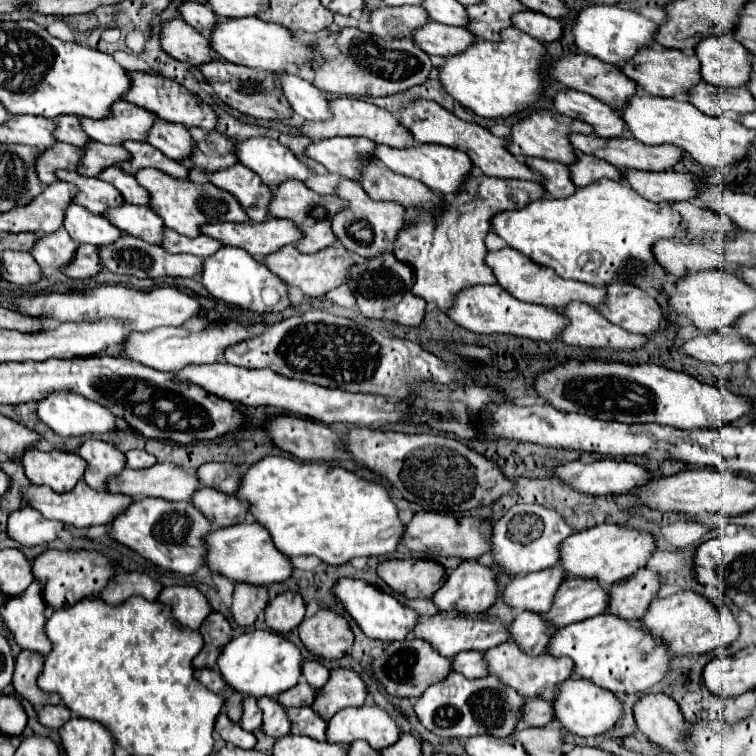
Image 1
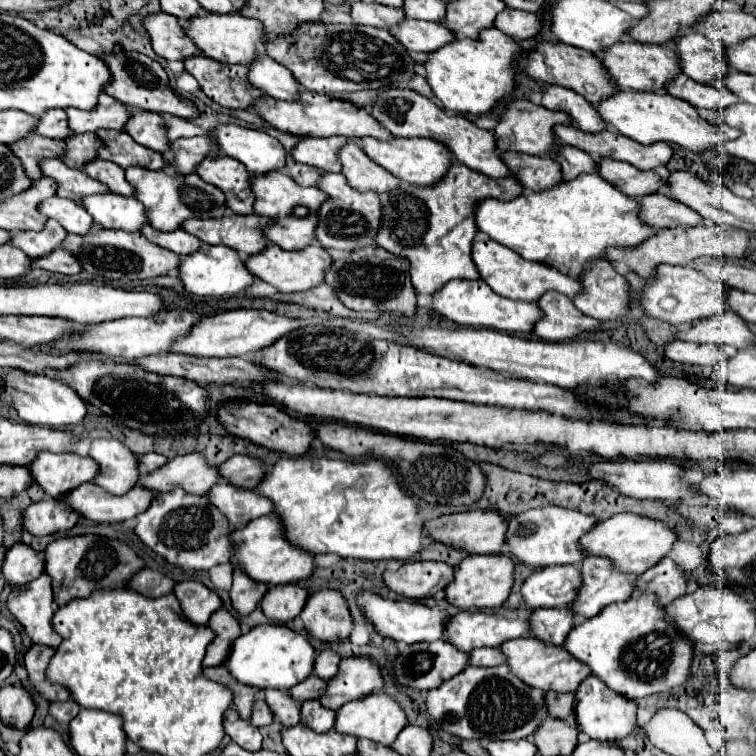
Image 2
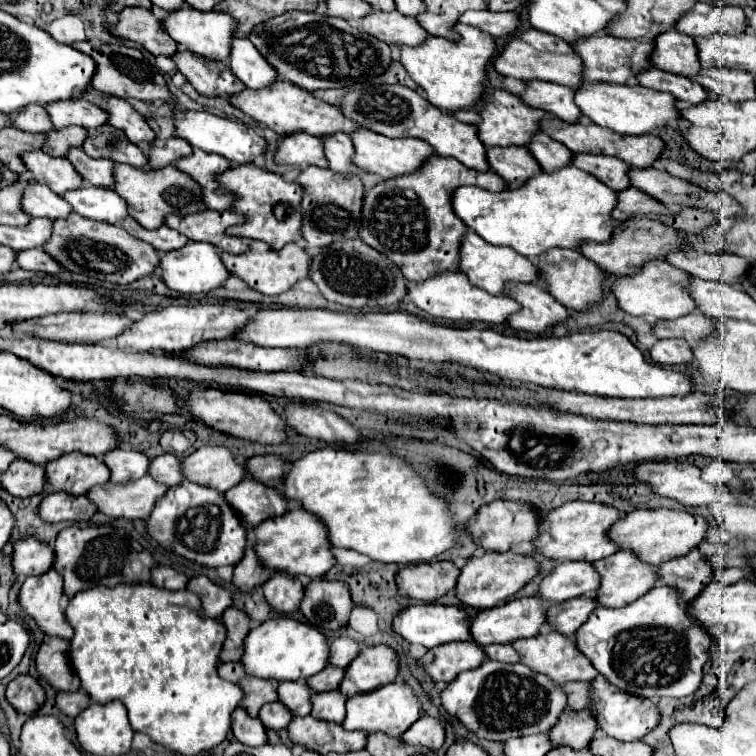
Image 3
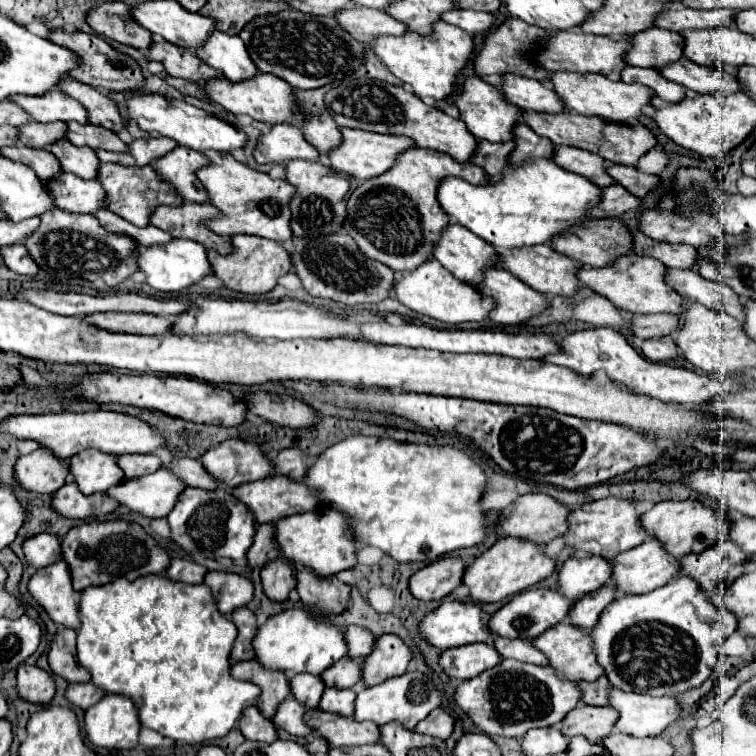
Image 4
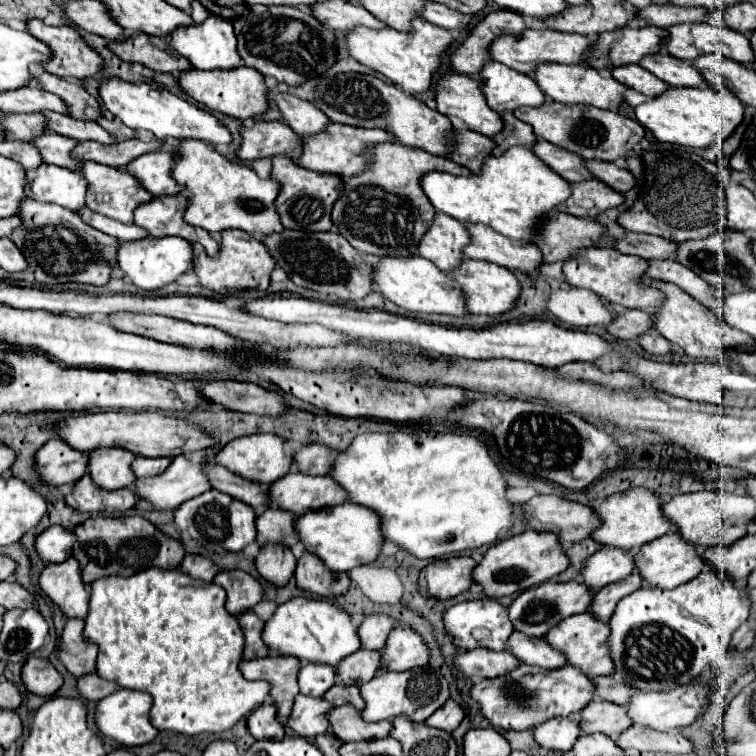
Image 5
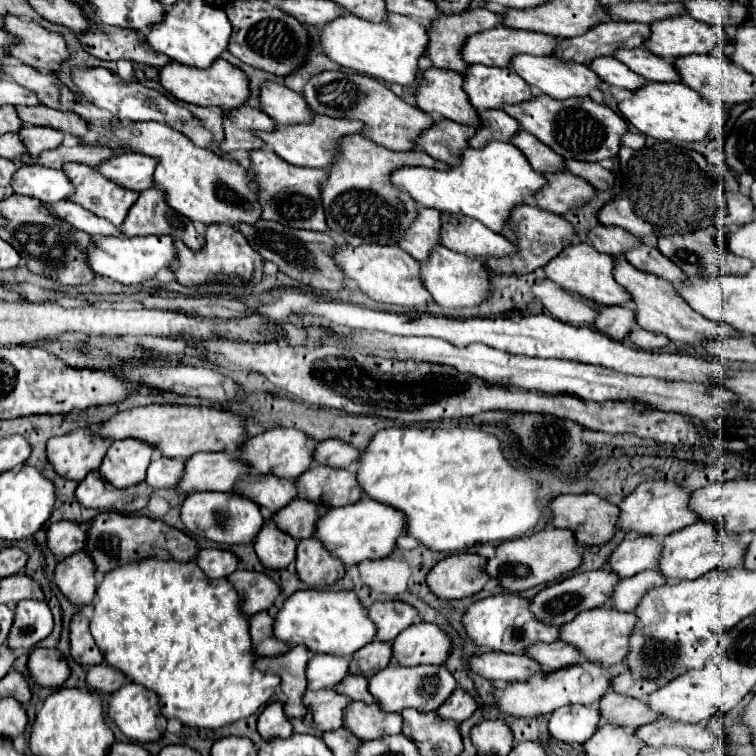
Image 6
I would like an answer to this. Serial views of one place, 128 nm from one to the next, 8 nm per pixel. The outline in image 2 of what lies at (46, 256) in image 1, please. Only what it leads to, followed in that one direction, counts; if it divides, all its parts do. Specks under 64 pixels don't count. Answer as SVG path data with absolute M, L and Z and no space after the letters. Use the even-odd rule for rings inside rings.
M48 220L40 232L28 232L28 230L12 232L10 244L24 250L30 258L34 258L56 250L66 234L68 232L64 232L64 228L60 228L56 220Z

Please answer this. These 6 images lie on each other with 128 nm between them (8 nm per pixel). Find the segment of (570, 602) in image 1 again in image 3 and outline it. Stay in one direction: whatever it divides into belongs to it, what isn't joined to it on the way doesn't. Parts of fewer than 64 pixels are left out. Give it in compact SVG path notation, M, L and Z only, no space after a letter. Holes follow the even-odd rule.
M620 550L600 562L594 562L596 570L600 572L600 588L596 592L596 600L602 606L624 606L650 588L654 588L658 580L656 566L640 560L636 552Z

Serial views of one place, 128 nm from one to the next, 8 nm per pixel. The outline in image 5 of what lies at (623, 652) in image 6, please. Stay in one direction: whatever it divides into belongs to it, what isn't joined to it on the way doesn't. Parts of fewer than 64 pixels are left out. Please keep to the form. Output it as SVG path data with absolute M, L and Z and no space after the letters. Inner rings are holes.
M582 612L582 614L570 616L568 620L562 620L562 624L552 628L552 632L546 634L546 640L554 648L560 648L560 652L564 652L568 656L568 664L580 668L590 678L614 674L608 638L610 638L610 626L602 620L598 620L592 612Z

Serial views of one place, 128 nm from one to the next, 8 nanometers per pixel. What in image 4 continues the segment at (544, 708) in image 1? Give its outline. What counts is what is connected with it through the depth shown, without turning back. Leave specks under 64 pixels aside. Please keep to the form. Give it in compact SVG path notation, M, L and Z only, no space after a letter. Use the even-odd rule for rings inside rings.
M600 676L596 682L580 682L582 692L584 692L584 702L594 704L594 706L606 706L610 704L610 680L606 676Z

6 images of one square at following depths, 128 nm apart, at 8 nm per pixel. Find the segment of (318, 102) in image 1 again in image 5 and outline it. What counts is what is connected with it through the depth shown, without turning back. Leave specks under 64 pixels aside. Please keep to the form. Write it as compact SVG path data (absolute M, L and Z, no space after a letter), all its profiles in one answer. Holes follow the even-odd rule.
M208 16L202 24L190 24L190 26L178 26L168 36L168 46L178 54L184 56L194 68L198 70L228 70L238 66L240 56L236 52L236 34L230 20L224 20L220 16Z

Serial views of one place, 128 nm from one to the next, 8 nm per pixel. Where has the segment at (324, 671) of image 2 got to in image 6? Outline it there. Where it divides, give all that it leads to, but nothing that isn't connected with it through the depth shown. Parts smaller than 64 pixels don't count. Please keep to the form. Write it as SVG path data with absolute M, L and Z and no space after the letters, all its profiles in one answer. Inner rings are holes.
M402 600L376 602L370 606L368 614L378 628L376 638L384 642L392 642L402 630L418 622L418 610Z

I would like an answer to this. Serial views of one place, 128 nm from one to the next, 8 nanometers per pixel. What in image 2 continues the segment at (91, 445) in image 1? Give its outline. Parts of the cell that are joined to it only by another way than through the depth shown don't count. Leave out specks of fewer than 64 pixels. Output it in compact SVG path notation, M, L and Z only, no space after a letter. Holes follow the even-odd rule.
M94 440L90 448L90 458L100 466L100 474L94 478L94 484L102 486L112 494L126 494L136 486L138 474L138 456L132 454L118 440Z

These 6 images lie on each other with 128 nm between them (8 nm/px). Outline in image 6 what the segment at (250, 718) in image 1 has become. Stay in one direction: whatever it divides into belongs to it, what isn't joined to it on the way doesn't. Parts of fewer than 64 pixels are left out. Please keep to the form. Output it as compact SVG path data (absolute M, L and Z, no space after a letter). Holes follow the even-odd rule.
M320 688L320 690L306 690L304 704L308 704L308 710L312 714L312 726L316 730L328 732L338 730L344 726L346 706L352 700L344 694L338 694L332 688Z

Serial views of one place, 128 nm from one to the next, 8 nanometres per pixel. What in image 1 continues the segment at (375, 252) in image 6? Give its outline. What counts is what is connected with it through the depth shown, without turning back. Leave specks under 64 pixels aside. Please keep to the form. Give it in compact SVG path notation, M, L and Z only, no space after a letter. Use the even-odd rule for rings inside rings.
M498 284L492 286L470 286L460 290L456 294L454 304L446 312L458 326L476 332L476 334L514 334L520 338L532 338L532 340L556 340L560 330L568 320L554 310L546 306L534 306L528 302L520 302L512 298L504 288Z

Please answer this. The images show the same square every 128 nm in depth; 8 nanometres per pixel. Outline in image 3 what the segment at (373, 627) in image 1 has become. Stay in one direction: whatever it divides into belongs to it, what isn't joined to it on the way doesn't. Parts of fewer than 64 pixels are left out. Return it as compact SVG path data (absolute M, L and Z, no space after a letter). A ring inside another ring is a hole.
M418 604L402 610L394 622L392 628L398 632L404 640L410 644L422 644L426 648L434 648L438 644L448 644L448 642L460 642L460 640L470 640L470 616L466 614L464 608L460 606L442 606L442 604Z

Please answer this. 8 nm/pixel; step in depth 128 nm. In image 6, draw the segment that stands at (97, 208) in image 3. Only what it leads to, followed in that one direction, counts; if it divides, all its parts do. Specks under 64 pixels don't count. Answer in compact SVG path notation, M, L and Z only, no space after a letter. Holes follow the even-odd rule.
M22 166L12 176L14 194L38 198L42 202L66 200L72 194L72 184L64 172L40 166Z

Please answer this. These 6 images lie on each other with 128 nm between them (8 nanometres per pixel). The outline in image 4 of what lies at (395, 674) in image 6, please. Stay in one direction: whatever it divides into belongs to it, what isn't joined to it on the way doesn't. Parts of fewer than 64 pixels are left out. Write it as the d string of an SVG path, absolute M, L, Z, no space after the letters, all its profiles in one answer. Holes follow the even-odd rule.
M406 672L402 676L394 676L394 678L384 680L382 684L368 686L368 688L360 690L358 696L356 696L356 712L354 712L354 718L358 722L370 720L370 722L374 722L378 726L388 724L392 720L398 720L404 728L414 730L416 724L420 720L424 720L438 706L440 706L440 692L430 682L430 678L424 676L422 672Z

